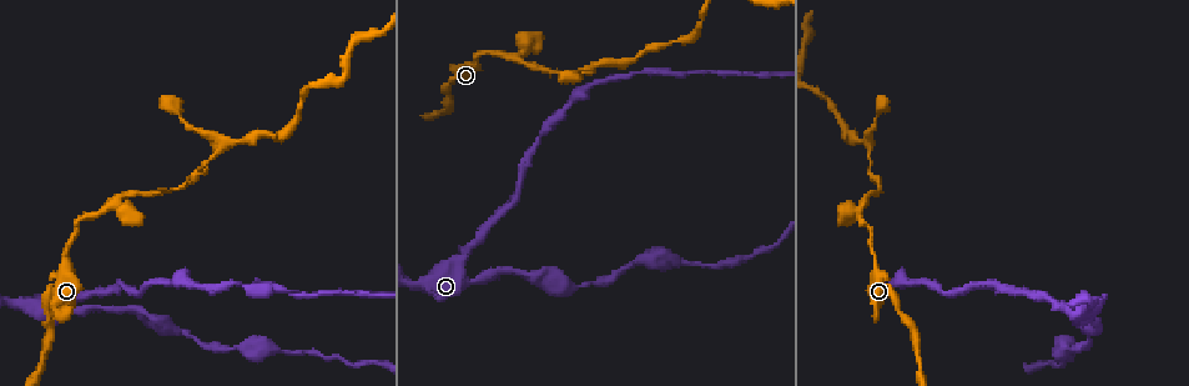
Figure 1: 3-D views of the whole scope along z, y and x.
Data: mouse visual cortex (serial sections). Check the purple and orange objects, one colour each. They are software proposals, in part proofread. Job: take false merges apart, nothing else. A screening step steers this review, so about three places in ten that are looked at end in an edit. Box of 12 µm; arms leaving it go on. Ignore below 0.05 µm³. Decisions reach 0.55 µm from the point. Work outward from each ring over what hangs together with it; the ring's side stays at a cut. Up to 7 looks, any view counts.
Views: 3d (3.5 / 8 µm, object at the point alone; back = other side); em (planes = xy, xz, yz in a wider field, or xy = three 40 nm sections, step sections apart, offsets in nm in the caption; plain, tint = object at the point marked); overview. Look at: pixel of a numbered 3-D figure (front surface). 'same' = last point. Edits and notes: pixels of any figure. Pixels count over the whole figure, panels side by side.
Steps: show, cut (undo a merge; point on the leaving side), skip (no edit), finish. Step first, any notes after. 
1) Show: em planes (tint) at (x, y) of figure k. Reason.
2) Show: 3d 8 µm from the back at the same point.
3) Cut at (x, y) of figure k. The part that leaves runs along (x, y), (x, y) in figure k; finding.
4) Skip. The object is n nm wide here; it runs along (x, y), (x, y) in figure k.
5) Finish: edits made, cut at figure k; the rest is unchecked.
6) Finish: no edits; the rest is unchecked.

Show: 3d 3.5 µm at (137, 309) of figure 1. Arms part here.

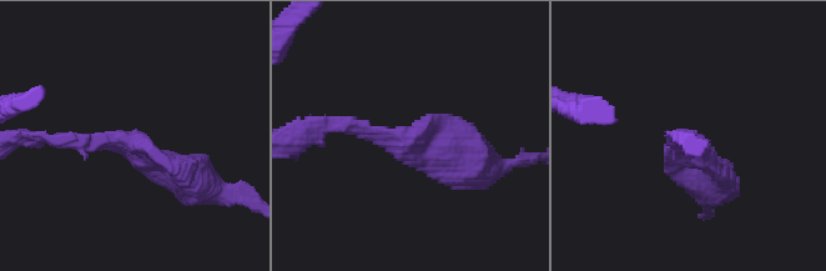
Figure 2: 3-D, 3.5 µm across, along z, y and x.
Show: em xy step 1 (plain) at (126, 142) of figure 2.

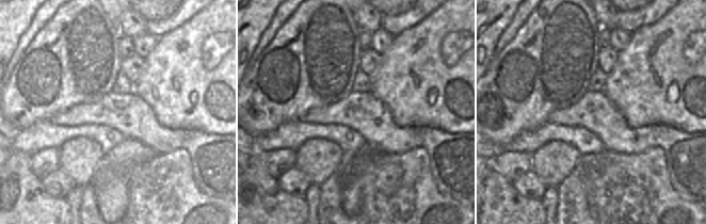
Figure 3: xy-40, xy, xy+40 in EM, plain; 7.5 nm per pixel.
Show: em xy step 1 (tint) at the same point. Where the object lies.

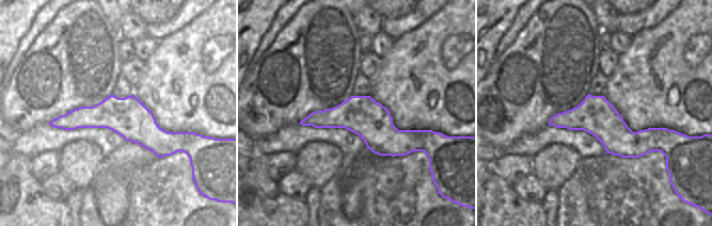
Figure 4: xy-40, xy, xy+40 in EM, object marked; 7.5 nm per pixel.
Skip. It runs along (45, 139), (125, 142), (195, 181) in figure 2; all the same cell.

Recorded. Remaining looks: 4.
Show: 3d 8 µm at (483, 54) of figure 1. Abrupt turn.

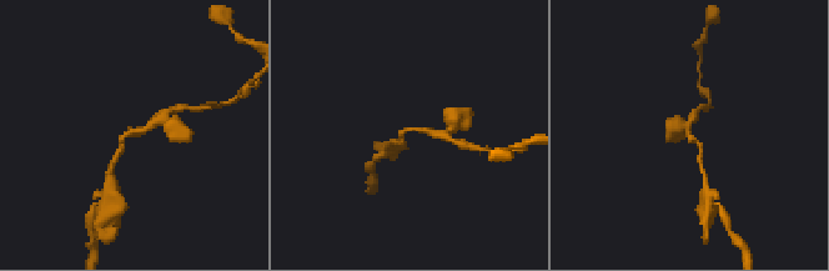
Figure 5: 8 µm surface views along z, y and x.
Show: 3d 3.5 µm at (406, 130) of figure 5.

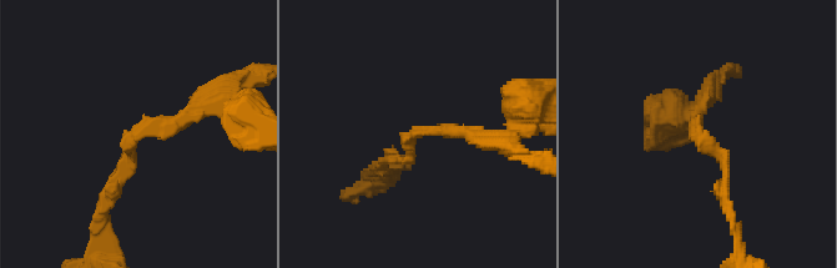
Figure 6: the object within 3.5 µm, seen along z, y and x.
Show: em planes (tint) at (694, 130) of figure 6. The arms are 100, 150 nm wide.

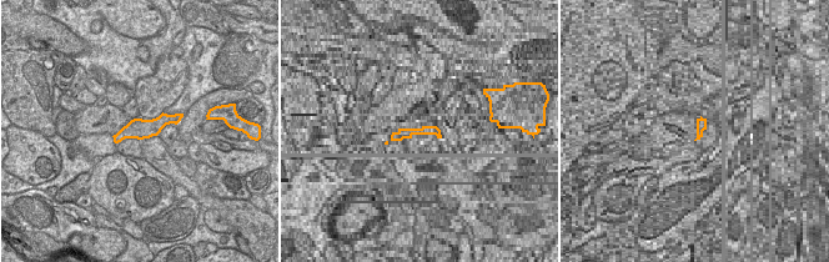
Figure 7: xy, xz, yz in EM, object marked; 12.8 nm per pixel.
Skip. It runs along (176, 117), (116, 139) in figure 7; all the same cell.

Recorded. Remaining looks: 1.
Finish: no edits; the rest is unchecked.

